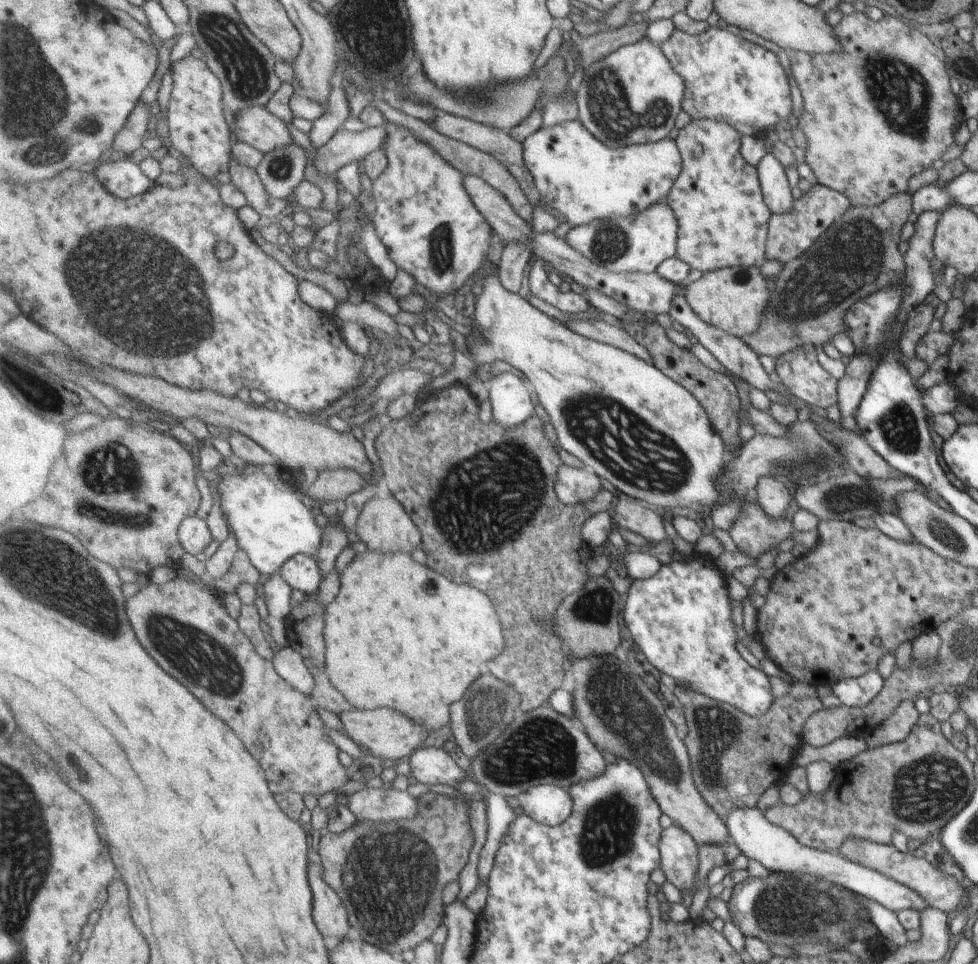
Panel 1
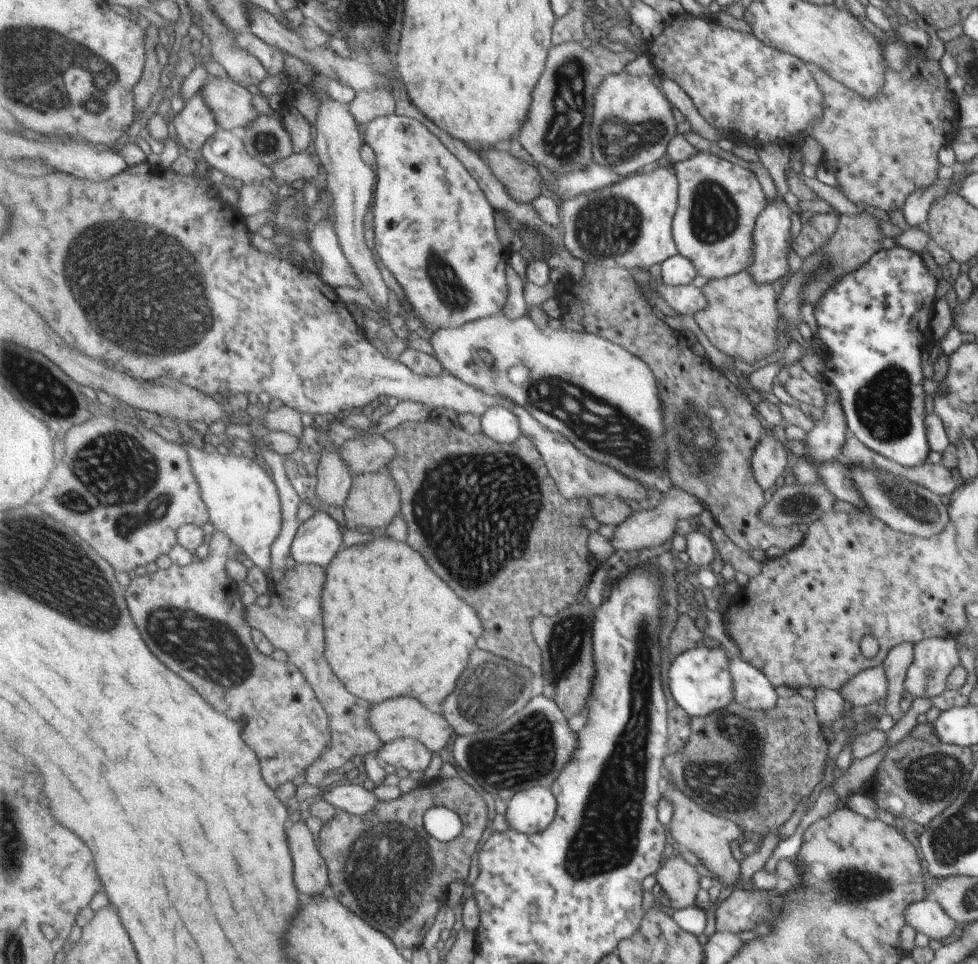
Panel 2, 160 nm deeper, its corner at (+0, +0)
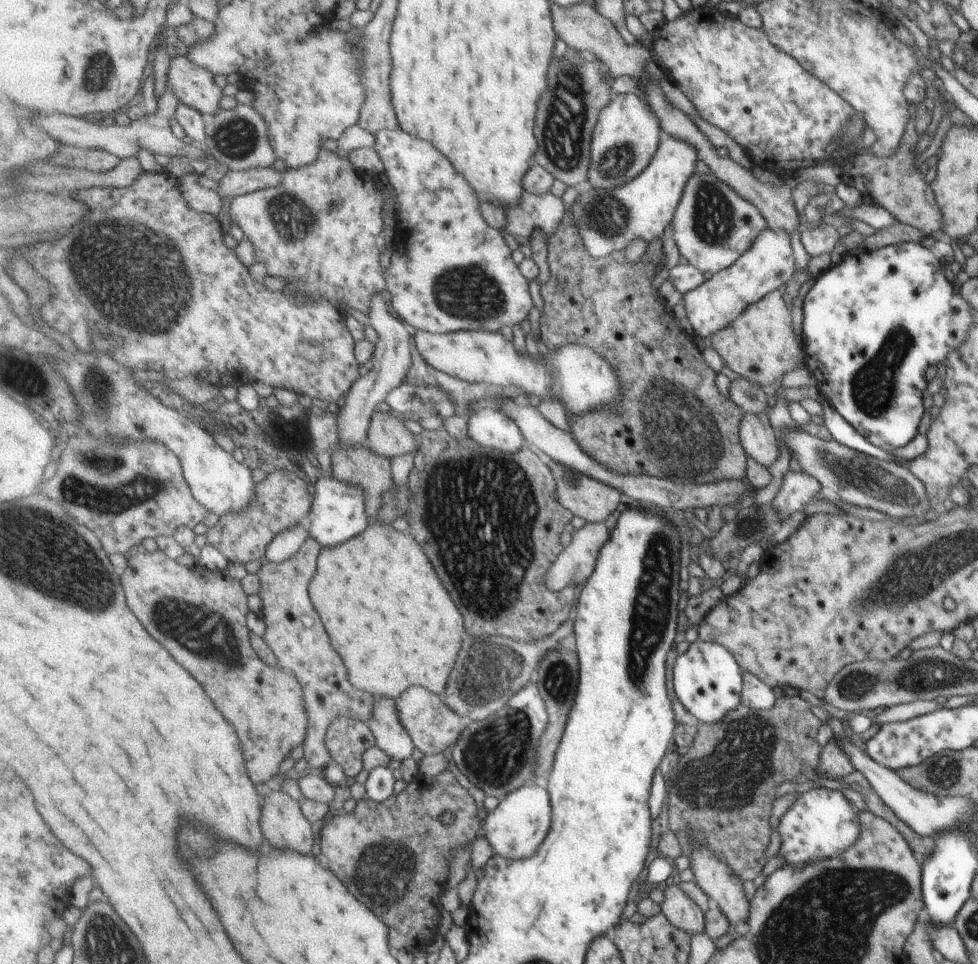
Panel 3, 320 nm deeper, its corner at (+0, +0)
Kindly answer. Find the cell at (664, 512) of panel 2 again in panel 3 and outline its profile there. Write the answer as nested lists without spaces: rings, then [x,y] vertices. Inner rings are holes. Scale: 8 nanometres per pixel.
[[[589,522],[576,530],[567,548],[559,554],[555,564],[551,564],[545,586],[553,592],[561,592],[573,584],[586,584],[595,572],[601,548],[611,538],[611,530],[604,523]]]

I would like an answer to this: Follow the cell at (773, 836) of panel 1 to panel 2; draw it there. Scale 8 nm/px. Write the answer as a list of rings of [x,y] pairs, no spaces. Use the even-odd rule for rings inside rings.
[[[933,899],[911,903],[905,909],[905,920],[913,930],[925,934],[928,940],[945,943],[957,935],[956,922]]]

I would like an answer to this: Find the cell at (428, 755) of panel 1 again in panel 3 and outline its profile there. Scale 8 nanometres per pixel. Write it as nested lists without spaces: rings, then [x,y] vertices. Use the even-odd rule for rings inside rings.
[[[375,696],[375,700],[368,725],[375,735],[376,746],[401,762],[411,758],[416,749],[415,742],[401,724],[397,700],[387,696]]]

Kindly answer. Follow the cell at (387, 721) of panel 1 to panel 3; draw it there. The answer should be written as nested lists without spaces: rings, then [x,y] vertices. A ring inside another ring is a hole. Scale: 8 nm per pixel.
[[[412,687],[397,700],[401,724],[409,732],[415,747],[425,755],[437,755],[454,747],[469,725],[468,719],[453,712],[447,704],[446,695],[435,694],[423,687]]]

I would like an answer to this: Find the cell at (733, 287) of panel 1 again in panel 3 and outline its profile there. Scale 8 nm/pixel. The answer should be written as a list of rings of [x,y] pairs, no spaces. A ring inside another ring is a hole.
[[[779,290],[769,292],[758,302],[749,304],[726,328],[713,332],[709,337],[724,366],[753,383],[755,380],[759,380],[759,384],[771,384],[771,380],[780,382],[783,374],[798,368],[804,359],[791,330],[789,310],[781,300]]]

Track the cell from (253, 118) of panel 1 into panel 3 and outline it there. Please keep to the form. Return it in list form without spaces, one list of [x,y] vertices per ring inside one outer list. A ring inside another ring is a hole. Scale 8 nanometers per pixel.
[[[169,55],[167,90],[173,91],[180,102],[204,115],[212,115],[219,108],[223,90],[215,84],[215,75],[195,64],[188,55]]]

